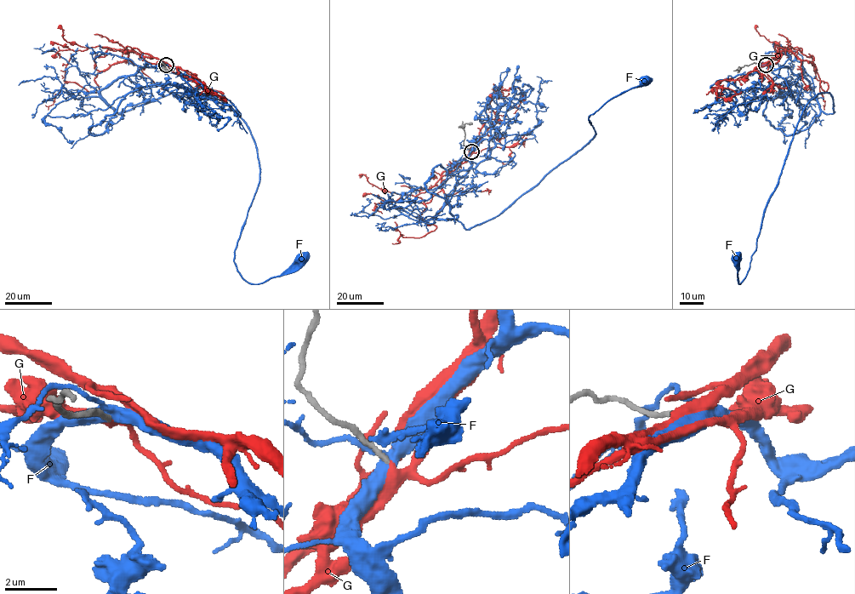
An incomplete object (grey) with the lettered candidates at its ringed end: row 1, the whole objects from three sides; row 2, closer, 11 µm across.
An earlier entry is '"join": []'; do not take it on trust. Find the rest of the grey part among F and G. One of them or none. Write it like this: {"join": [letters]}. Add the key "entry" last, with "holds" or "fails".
{"join": ["G"], "entry": "fails"}

